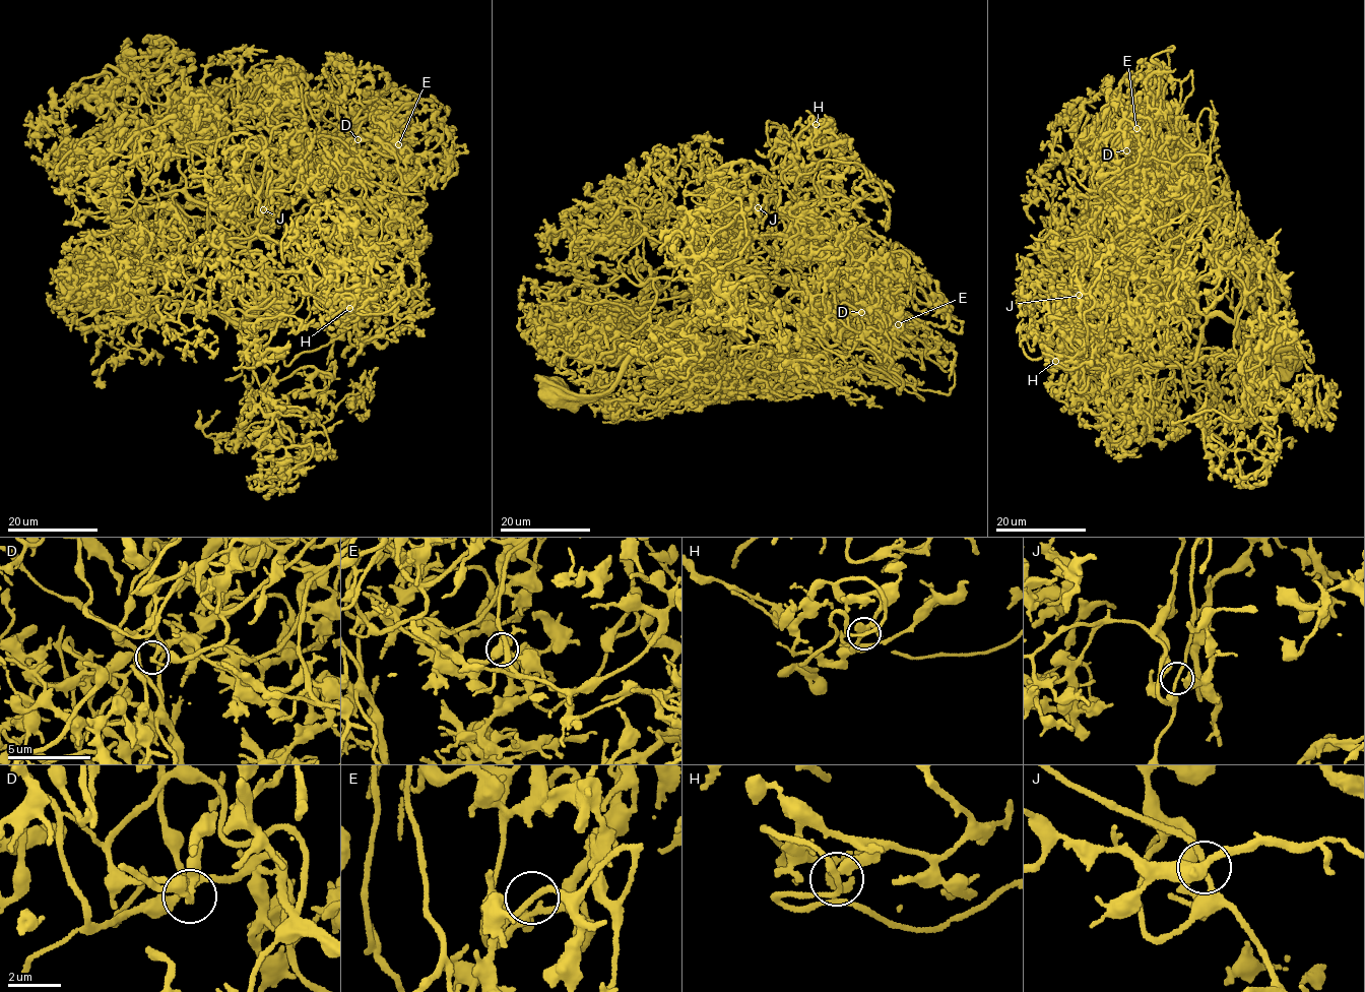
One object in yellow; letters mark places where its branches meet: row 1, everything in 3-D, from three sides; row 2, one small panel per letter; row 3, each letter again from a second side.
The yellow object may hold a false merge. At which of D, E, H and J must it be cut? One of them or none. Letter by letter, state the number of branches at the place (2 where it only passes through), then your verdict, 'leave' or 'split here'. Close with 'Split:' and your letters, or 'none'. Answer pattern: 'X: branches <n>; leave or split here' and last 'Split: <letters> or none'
D: branches 2; leave
E: branches 2; leave
H: branches 2; leave
J: branches 2; leave
Split: none

